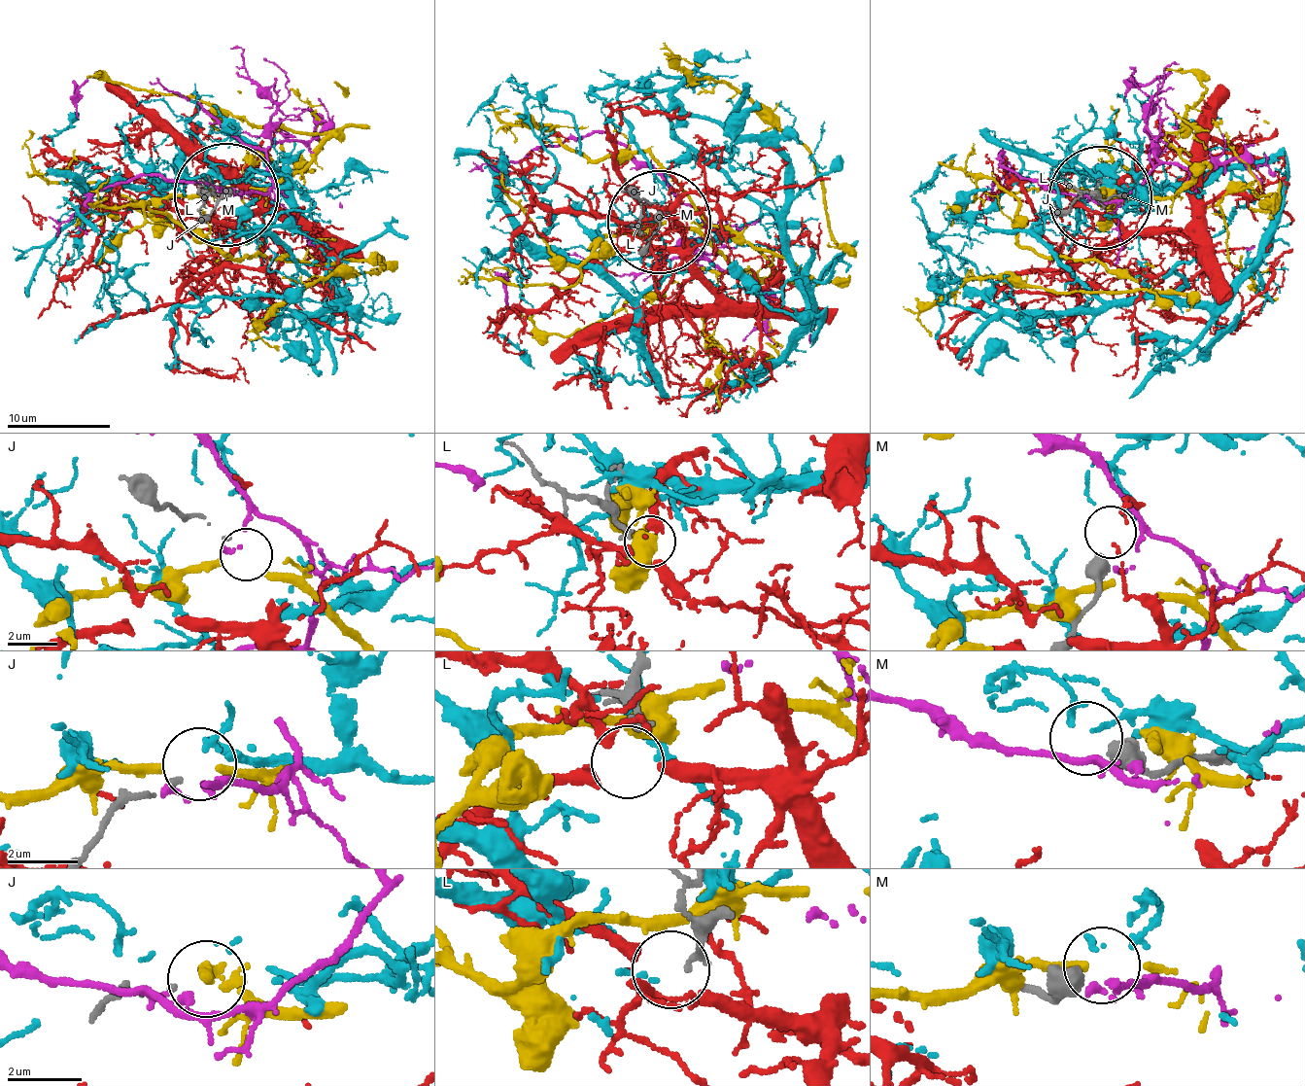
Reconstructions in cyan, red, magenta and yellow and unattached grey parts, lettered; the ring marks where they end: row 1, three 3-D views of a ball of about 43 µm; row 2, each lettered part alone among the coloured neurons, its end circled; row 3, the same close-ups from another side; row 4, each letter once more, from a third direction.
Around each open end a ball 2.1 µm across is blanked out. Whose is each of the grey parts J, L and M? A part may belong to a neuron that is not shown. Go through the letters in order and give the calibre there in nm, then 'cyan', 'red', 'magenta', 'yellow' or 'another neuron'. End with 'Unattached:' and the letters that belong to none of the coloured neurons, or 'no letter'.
J: calibre 110 nm; yellow
L: calibre 200 nm; red
M: calibre 600 nm; another neuron
Unattached: M

